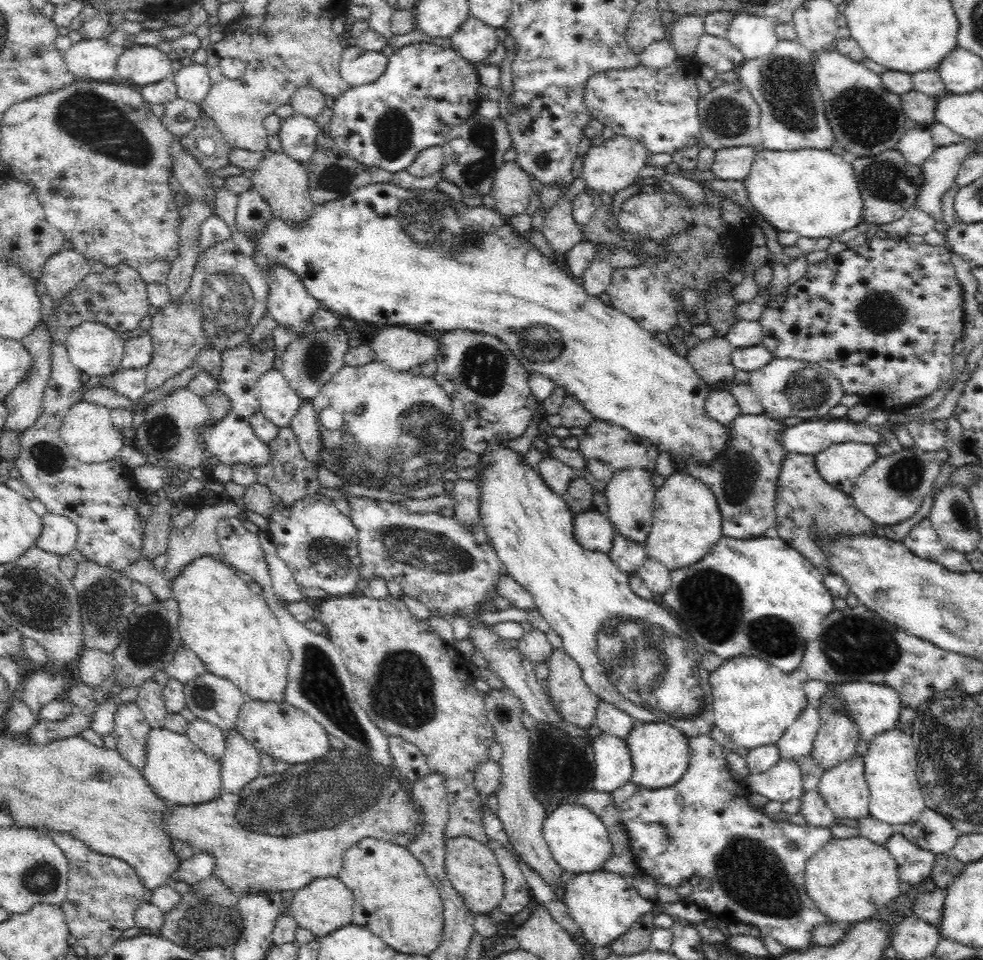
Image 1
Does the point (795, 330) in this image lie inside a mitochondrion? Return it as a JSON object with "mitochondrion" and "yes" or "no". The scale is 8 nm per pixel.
{"mitochondrion":"no"}

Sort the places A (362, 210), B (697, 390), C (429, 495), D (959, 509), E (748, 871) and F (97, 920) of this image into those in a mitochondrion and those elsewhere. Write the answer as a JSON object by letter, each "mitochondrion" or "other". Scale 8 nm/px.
{"A":"other","B":"other","C":"mitochondrion","D":"mitochondrion","E":"mitochondrion","F":"other"}

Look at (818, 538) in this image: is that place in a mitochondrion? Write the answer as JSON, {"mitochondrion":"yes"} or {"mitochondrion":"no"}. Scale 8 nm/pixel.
{"mitochondrion":"no"}

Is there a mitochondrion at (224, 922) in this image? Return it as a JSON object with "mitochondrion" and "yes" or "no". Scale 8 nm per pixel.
{"mitochondrion":"yes"}

